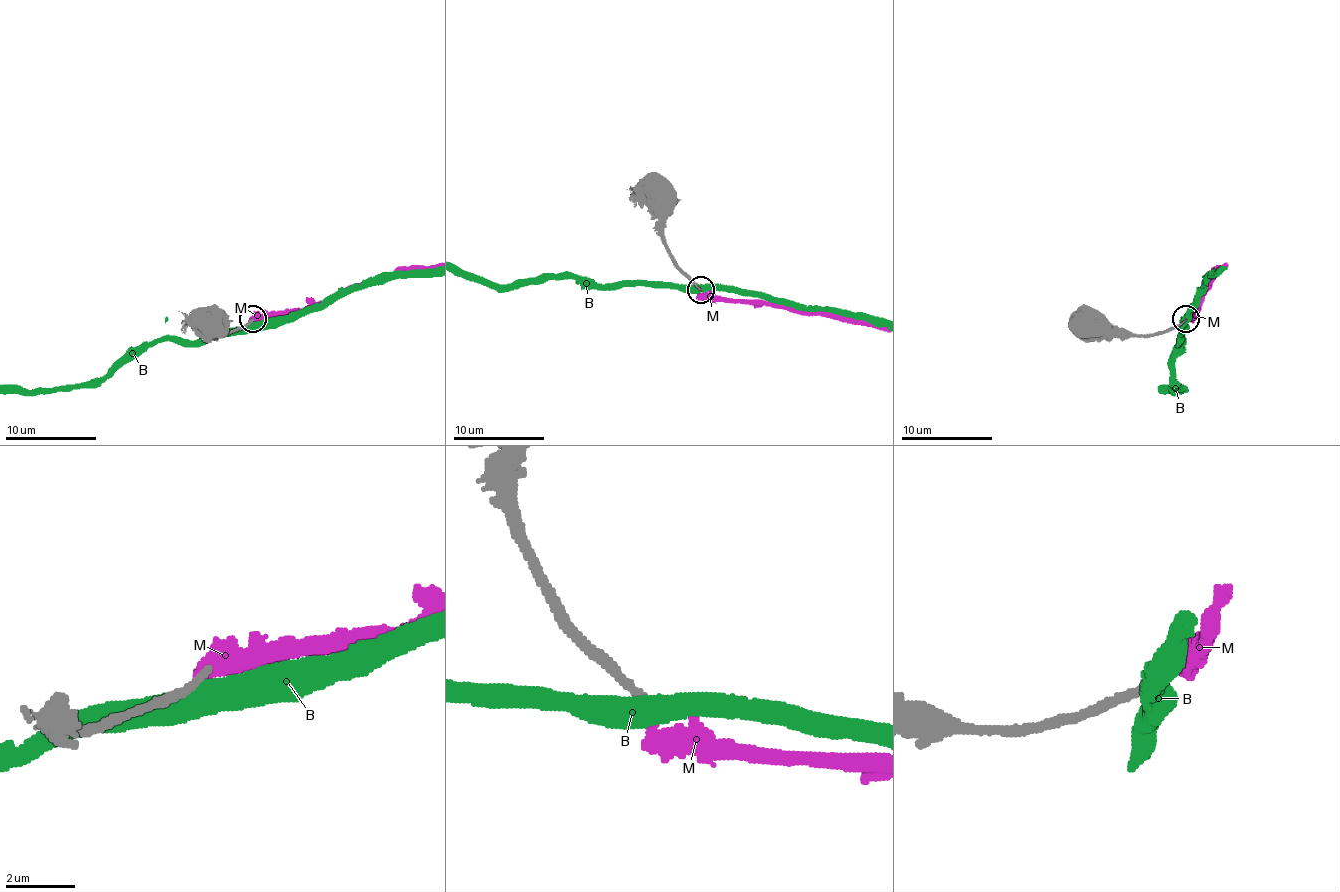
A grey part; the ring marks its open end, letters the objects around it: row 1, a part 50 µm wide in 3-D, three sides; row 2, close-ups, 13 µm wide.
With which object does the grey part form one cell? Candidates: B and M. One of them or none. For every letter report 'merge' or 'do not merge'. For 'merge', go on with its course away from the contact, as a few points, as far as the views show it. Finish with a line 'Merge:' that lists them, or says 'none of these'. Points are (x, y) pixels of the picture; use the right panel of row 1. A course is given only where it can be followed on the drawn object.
B: do not merge
M: do not merge
Merge: none of these

